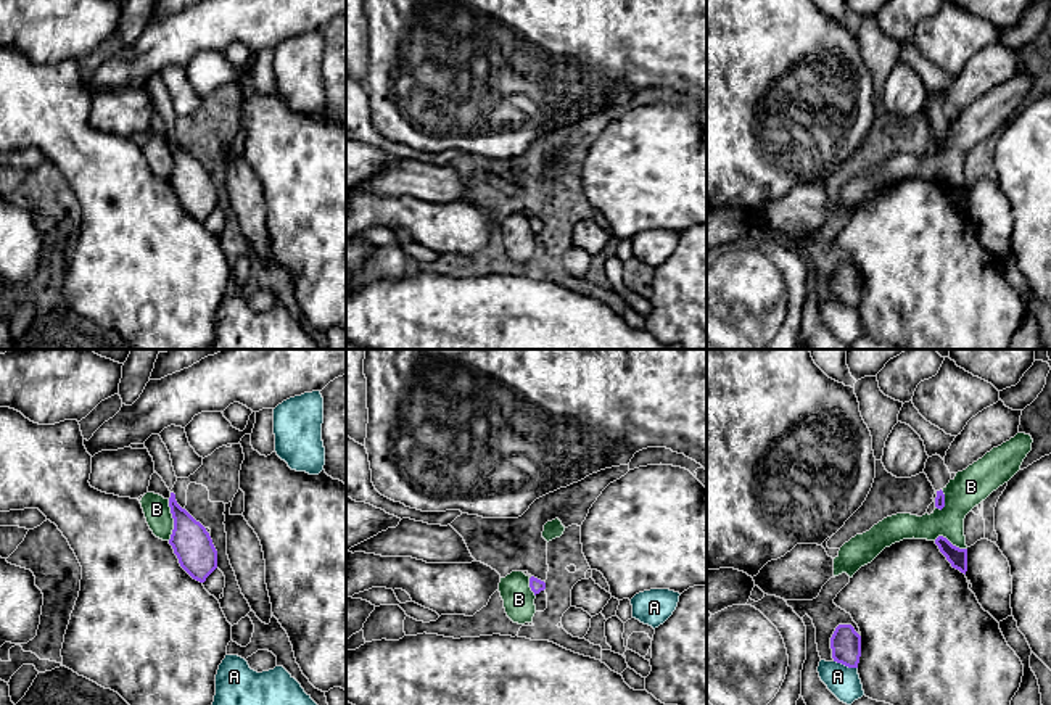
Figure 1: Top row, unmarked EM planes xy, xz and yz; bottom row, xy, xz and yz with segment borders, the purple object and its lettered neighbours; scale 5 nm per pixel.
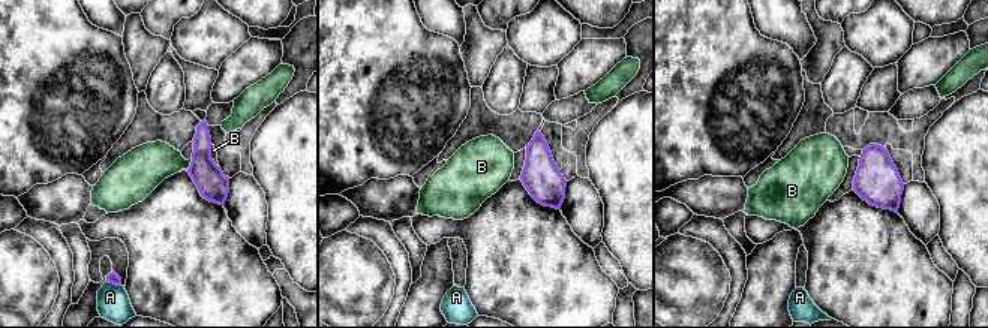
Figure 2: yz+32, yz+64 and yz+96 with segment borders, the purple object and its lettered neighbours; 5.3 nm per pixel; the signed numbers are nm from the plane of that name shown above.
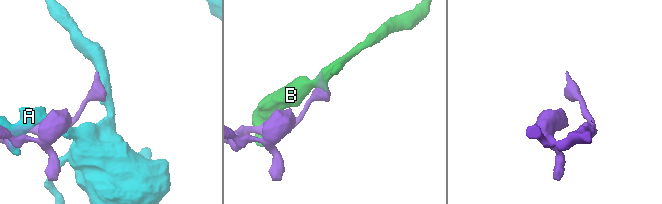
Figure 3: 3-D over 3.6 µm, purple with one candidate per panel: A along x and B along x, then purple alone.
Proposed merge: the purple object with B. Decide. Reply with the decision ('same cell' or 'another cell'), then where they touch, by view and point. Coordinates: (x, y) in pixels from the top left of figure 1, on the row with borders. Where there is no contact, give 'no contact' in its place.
another cell; meets purple in xy at (174, 520)

